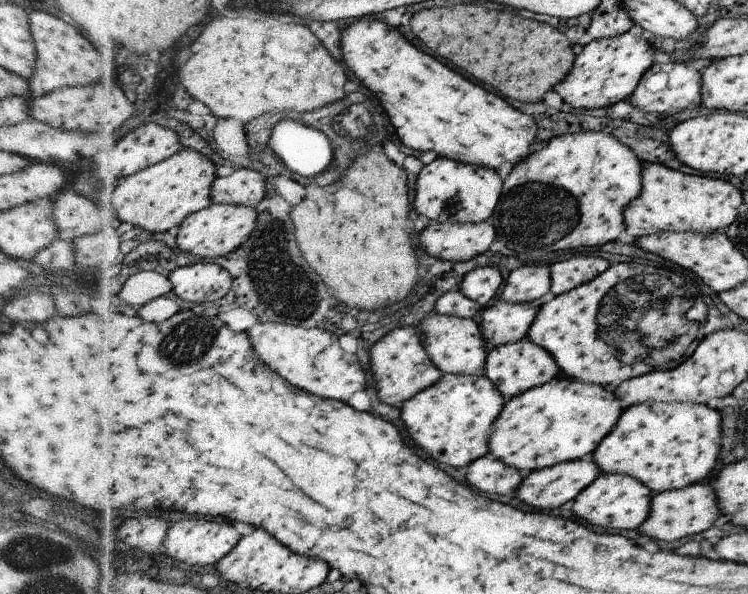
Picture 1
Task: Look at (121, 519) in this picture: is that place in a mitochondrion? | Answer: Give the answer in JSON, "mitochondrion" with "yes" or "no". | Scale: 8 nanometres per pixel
{"mitochondrion":"no"}

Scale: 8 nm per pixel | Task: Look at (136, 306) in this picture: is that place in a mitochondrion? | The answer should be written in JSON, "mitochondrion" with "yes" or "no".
{"mitochondrion":"no"}

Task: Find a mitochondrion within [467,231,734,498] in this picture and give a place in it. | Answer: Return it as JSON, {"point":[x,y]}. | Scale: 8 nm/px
{"point":[641,320]}

